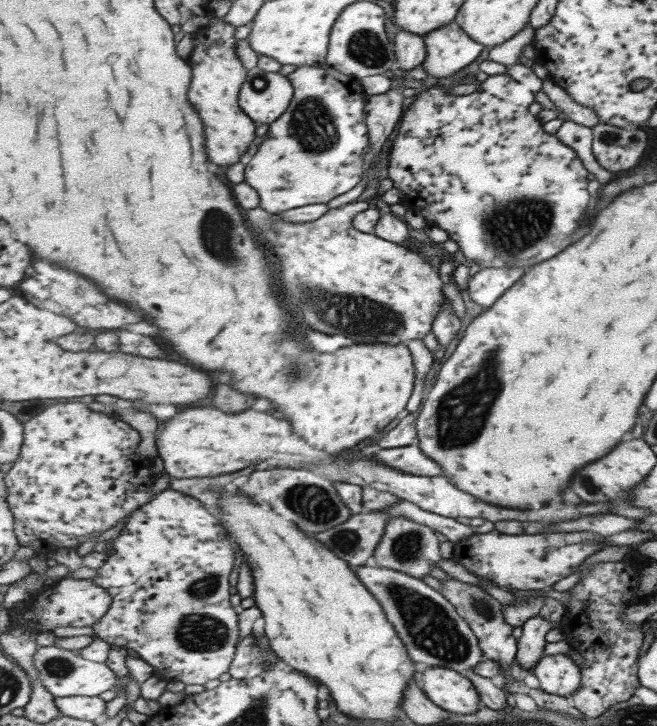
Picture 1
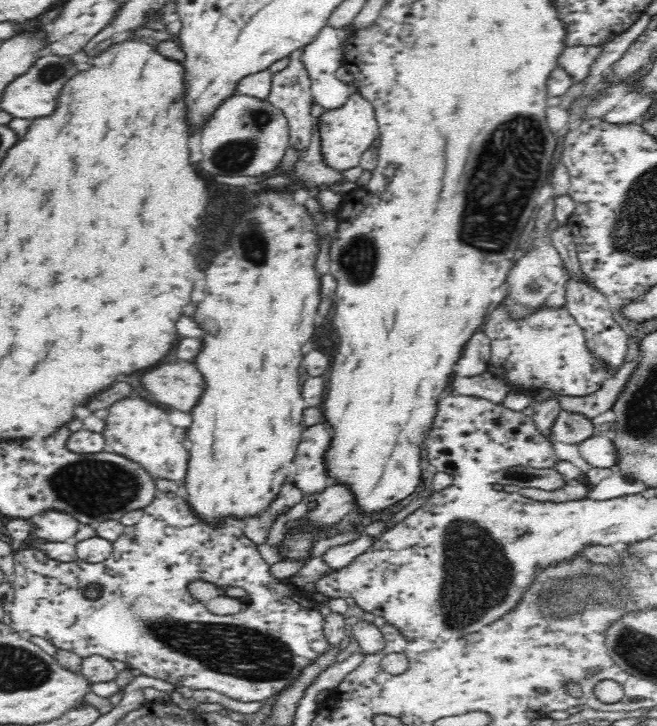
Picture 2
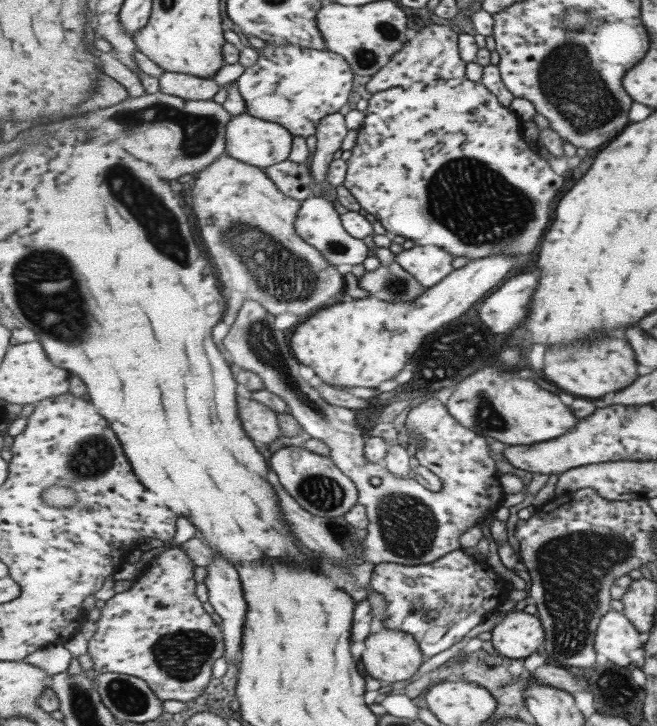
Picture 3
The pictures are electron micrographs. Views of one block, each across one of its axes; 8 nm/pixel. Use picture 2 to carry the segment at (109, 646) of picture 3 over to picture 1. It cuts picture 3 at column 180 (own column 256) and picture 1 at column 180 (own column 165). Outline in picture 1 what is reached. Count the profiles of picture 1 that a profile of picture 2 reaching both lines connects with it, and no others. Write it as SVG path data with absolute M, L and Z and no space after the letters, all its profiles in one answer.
M168 488L156 494L155 498L145 504L143 508L133 512L126 520L119 536L110 542L109 547L112 555L101 568L98 568L99 573L94 580L109 590L113 602L104 618L92 626L93 635L109 645L121 646L125 649L131 648L139 654L142 660L155 667L155 678L164 681L181 681L185 684L203 685L207 684L209 680L219 678L221 674L229 672L233 659L236 658L237 642L239 642L239 615L229 616L229 574L233 574L233 542L229 540L227 530L223 528L219 517L213 516L201 500Z

